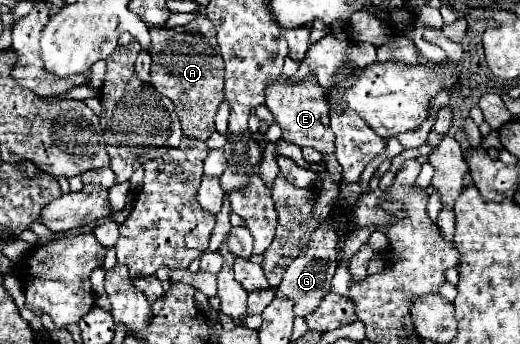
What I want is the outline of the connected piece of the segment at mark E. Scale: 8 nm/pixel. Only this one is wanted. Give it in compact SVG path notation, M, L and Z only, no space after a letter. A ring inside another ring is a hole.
M278 79L276 83L268 85L264 105L270 109L276 123L280 125L282 139L298 147L314 147L316 151L320 151L324 155L330 177L338 183L342 179L342 169L340 169L340 163L336 161L334 133L330 129L330 117L328 117L328 103L320 85L314 79L304 81L300 85L288 85L286 79Z

